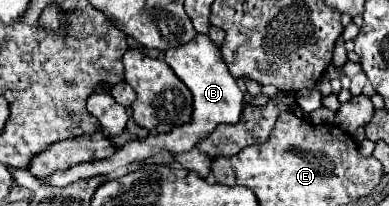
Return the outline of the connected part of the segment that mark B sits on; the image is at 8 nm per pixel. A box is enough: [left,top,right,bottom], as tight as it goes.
[41,33,243,187]

